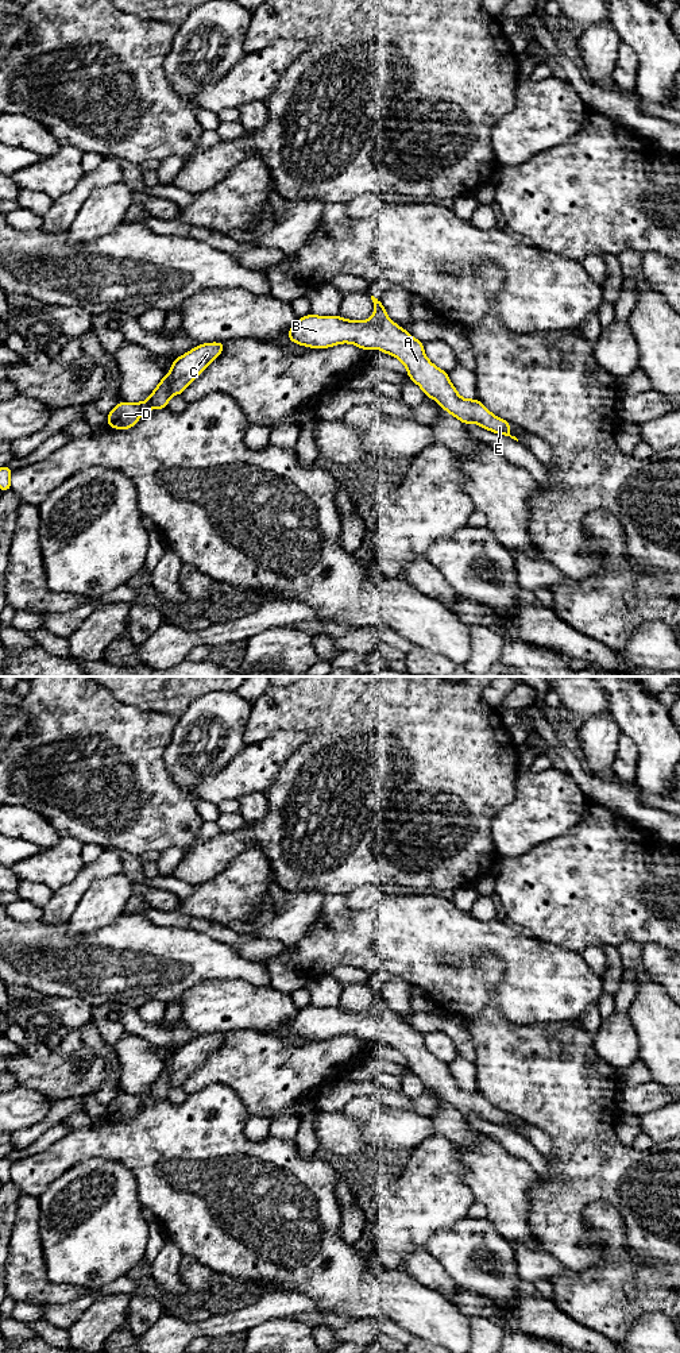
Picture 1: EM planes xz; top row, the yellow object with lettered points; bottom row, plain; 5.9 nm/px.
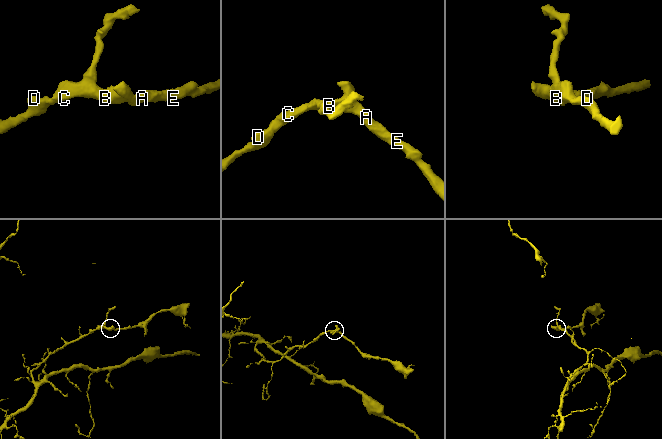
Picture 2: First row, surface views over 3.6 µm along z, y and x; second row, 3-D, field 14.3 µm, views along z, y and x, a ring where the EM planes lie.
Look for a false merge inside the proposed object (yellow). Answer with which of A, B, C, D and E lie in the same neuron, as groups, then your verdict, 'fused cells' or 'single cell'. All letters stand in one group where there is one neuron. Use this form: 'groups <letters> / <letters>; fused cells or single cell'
groups A B C D E; single cell

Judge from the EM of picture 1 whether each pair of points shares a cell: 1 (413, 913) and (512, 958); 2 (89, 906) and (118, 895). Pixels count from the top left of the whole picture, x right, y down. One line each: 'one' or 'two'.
1: one
2: one

